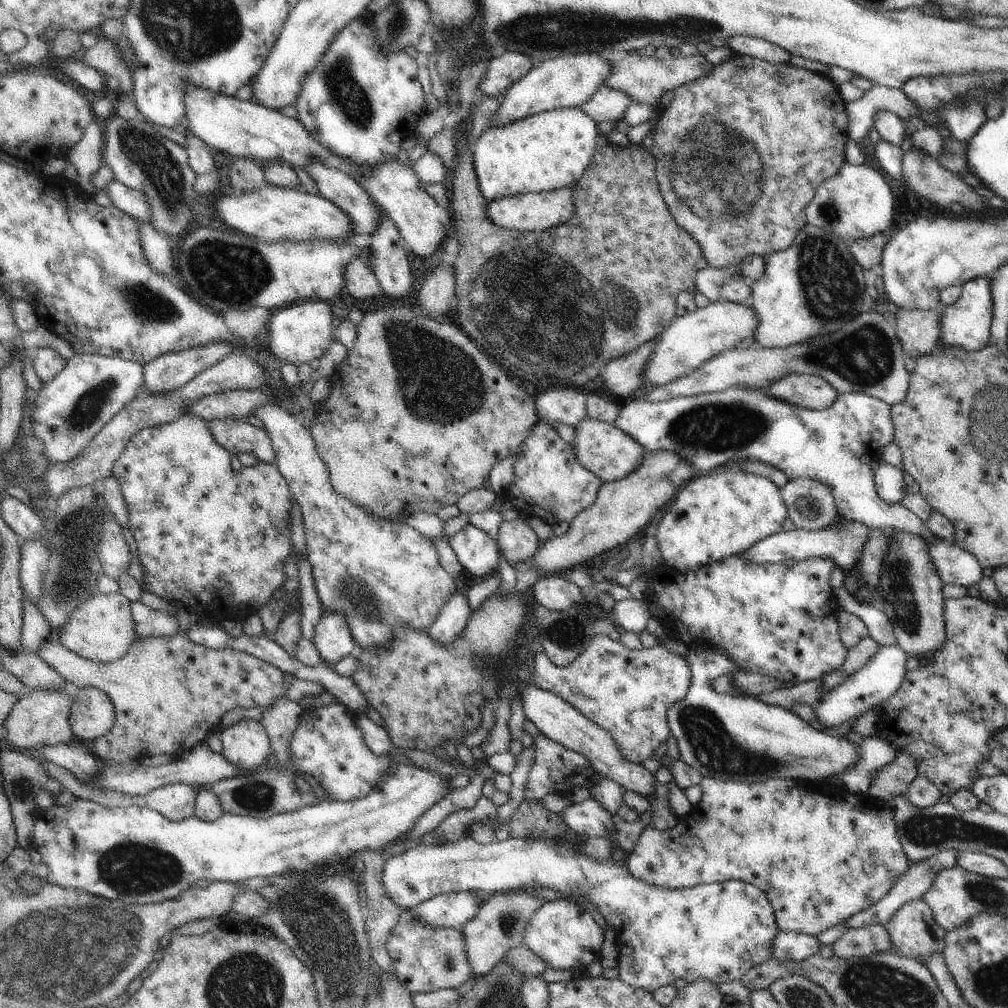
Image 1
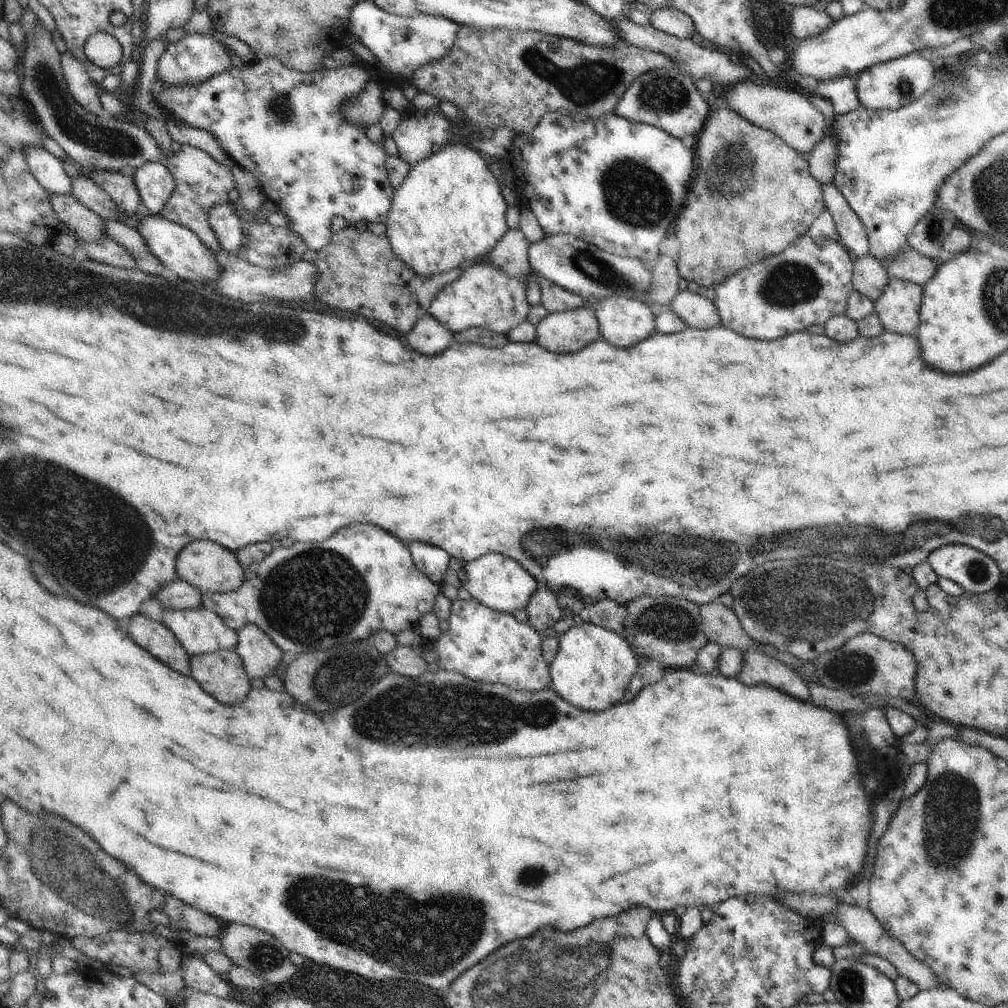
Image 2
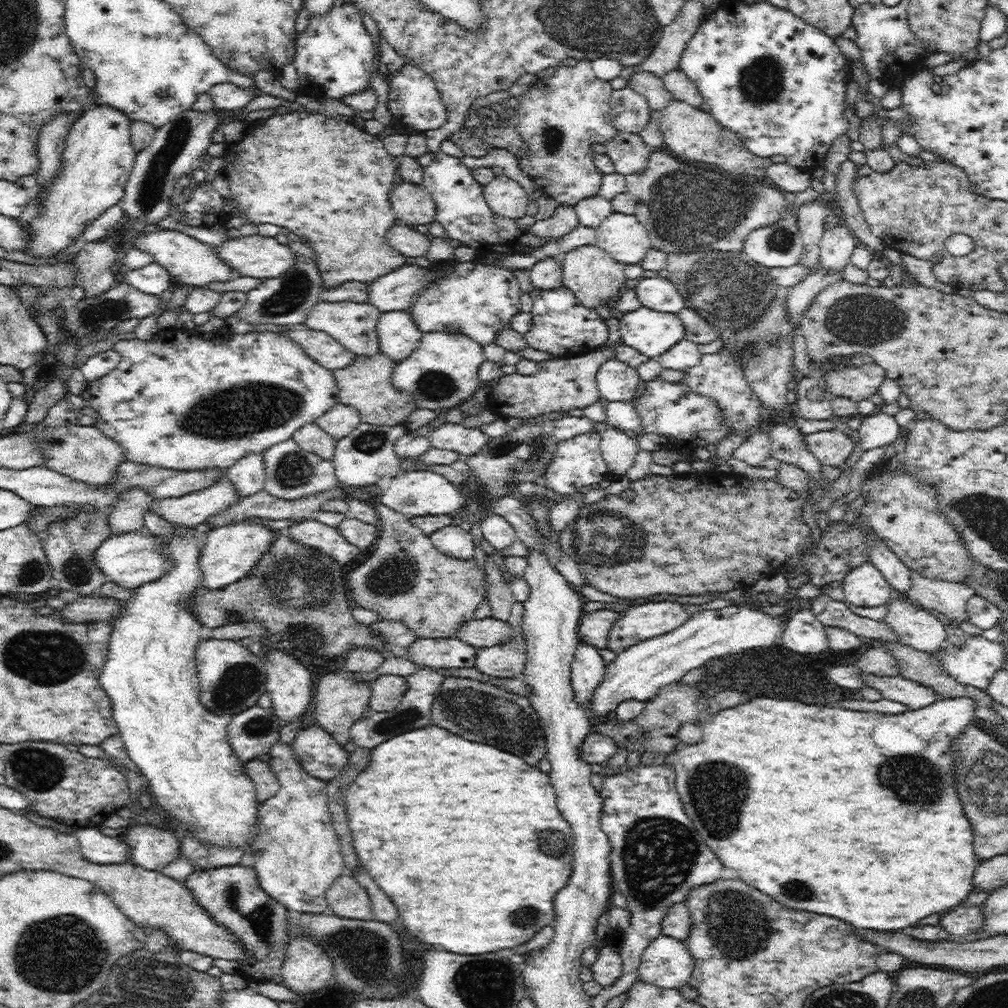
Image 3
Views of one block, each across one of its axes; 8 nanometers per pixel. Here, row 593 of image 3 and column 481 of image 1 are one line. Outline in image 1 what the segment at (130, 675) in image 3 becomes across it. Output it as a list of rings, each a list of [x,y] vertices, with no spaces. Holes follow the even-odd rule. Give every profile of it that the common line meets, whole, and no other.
[[[579,108],[539,112],[503,128],[489,128],[477,138],[473,150],[473,168],[479,192],[485,202],[491,204],[511,196],[573,188],[587,170],[597,144],[597,124]]]

